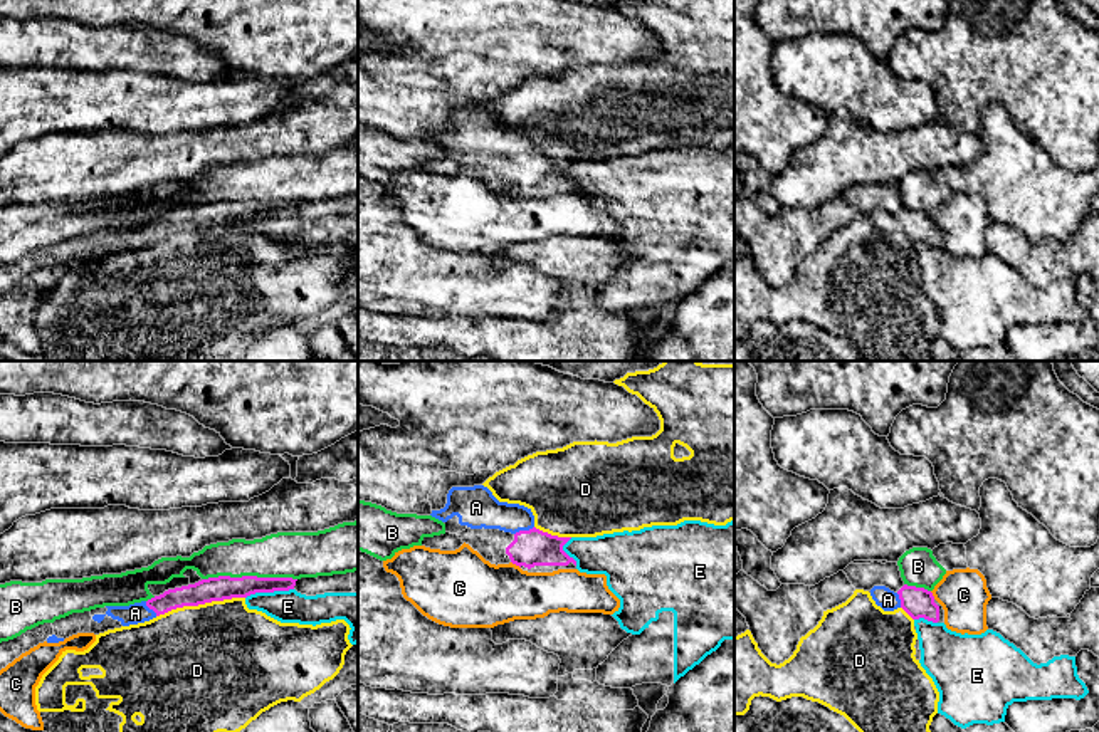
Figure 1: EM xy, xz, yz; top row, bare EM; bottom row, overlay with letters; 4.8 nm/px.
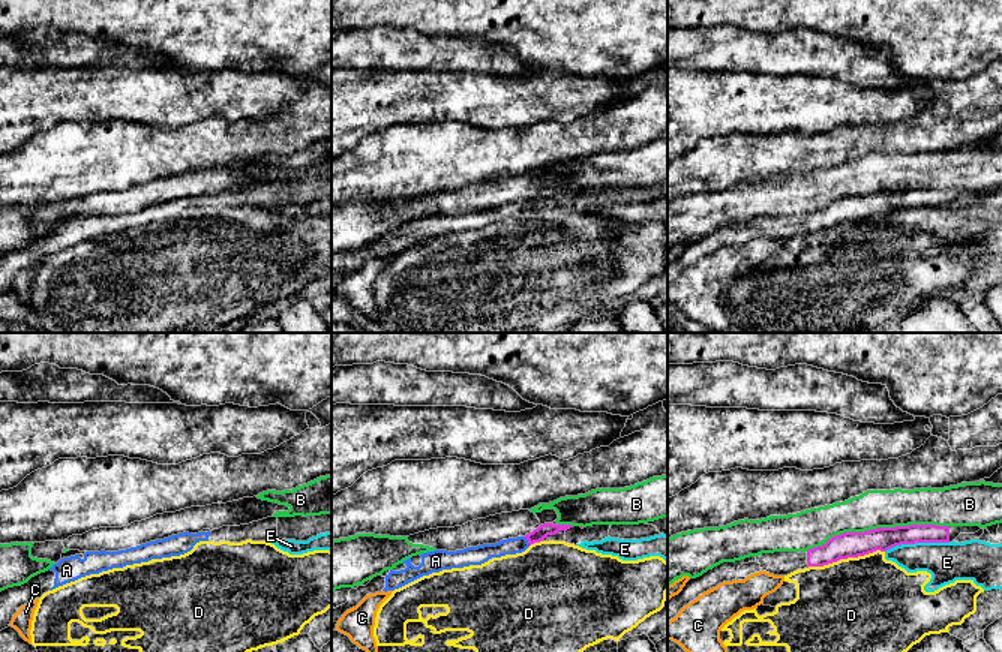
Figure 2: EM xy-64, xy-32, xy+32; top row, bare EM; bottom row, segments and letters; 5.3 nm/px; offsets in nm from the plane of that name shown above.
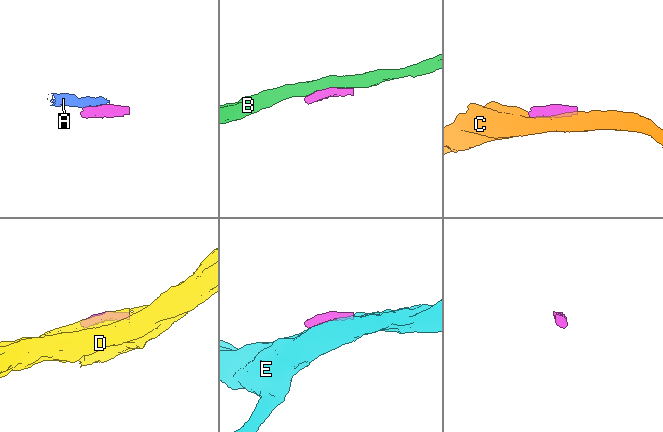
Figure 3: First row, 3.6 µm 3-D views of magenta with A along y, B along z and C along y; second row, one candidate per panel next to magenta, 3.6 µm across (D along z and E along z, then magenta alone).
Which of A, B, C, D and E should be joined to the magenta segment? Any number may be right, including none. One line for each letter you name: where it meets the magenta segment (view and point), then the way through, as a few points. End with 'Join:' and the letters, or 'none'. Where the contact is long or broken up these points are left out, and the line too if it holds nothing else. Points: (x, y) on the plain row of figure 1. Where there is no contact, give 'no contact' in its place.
A: contact xz (523, 155); way xz (531, 172), (523, 155), (510, 141), (478, 131)
Join: A

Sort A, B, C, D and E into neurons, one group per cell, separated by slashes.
A / B / C / D / E

